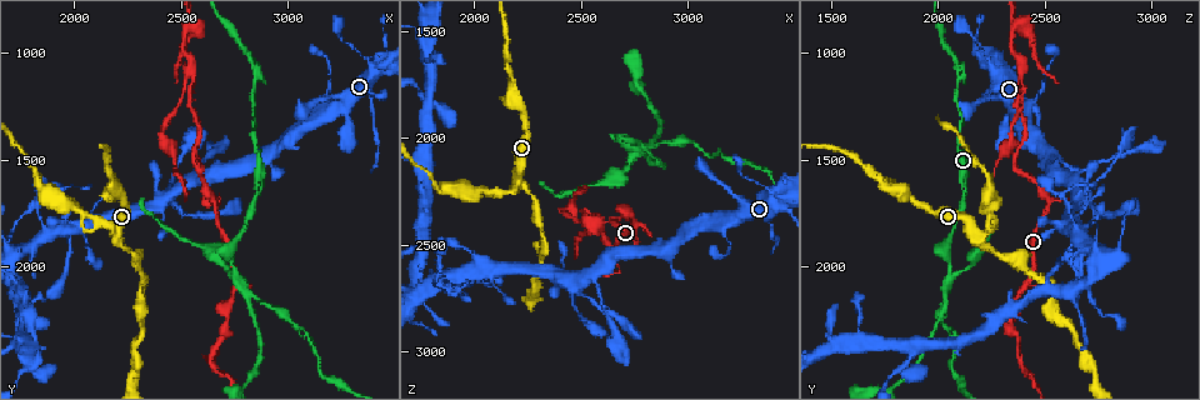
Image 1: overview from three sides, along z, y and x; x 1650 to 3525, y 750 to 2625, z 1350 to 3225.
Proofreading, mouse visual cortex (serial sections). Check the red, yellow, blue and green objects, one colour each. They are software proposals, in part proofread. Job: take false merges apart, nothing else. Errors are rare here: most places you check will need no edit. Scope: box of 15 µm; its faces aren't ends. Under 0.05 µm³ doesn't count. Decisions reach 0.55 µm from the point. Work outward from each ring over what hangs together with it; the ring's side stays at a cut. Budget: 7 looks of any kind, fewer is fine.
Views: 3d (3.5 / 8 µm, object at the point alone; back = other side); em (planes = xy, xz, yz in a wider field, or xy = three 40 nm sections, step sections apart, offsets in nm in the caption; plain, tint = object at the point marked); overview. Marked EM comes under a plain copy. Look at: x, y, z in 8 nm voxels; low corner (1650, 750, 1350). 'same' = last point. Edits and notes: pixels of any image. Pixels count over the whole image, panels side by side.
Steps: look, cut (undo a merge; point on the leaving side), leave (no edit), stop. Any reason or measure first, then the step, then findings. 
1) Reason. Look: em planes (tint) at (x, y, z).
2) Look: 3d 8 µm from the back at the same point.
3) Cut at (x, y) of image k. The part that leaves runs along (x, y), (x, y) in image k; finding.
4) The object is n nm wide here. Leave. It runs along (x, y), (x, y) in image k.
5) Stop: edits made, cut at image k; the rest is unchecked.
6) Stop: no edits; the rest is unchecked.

Branch point. Look: 3d 8 µm at (2640, 1690, 2530).

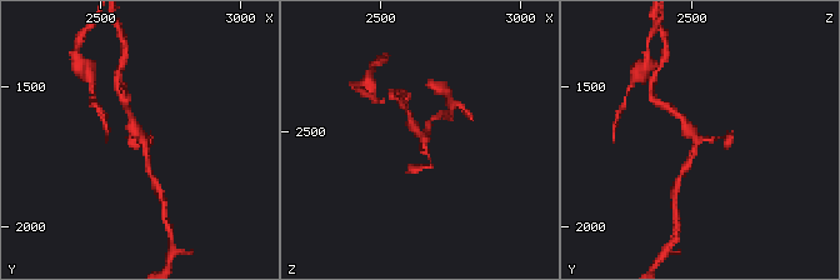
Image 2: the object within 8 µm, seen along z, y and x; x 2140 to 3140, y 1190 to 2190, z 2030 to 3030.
Look: 3d 3.5 µm from the back at (2650, 1690, 2520).

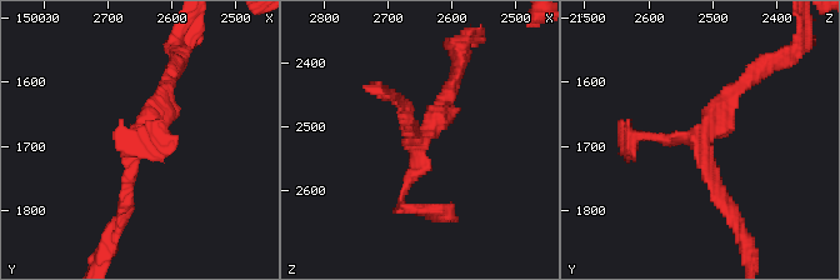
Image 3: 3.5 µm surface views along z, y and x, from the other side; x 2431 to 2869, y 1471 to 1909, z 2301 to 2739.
Look: em planes (tint) at (2645, 1690, 2520).

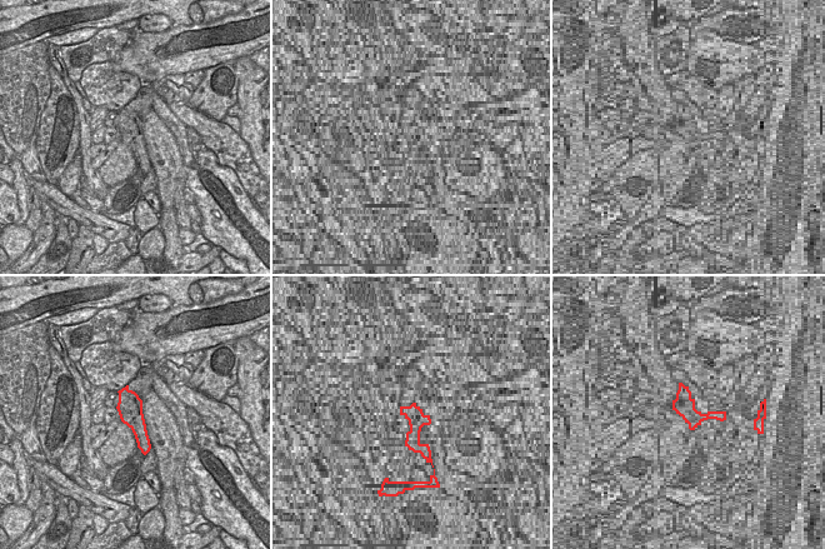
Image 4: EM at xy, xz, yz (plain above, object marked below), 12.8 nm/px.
The object is 320 nm wide here. Leave. It runs along (125, 211), (168, 78) in image 3; all the same cell.

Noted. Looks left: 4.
Sharp bend. Look: 3d 3.5 µm at (2560, 1500, 2350).

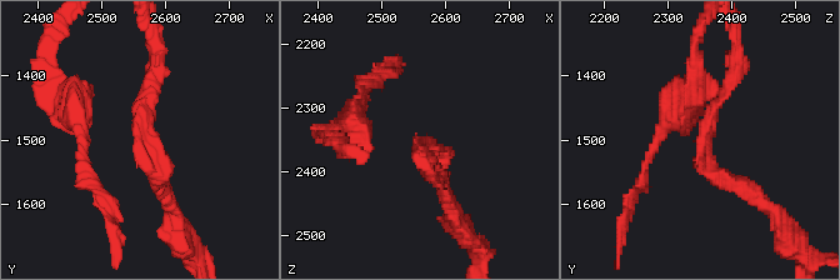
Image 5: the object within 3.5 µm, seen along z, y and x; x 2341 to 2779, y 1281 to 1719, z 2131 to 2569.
The arms are 200, 200 nm wide; now the EM. Look: em xy step 5 (tint) at (2560, 1490, 2355).

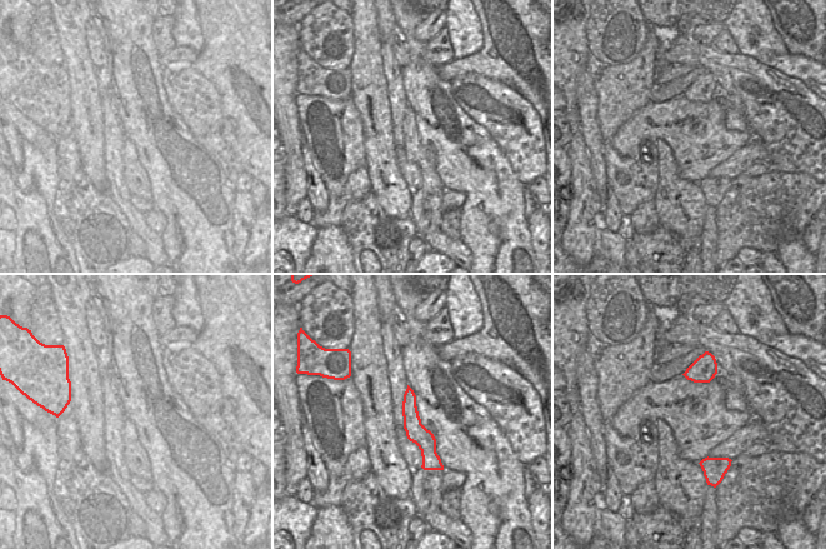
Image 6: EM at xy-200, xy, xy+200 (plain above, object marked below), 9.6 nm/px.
Leave. It runs along (409, 392), (411, 424), (432, 464) in image 6; one cell here.

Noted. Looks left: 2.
Four-way junction. Look: 3d 3.5 µm at (2760, 2060, 2060).

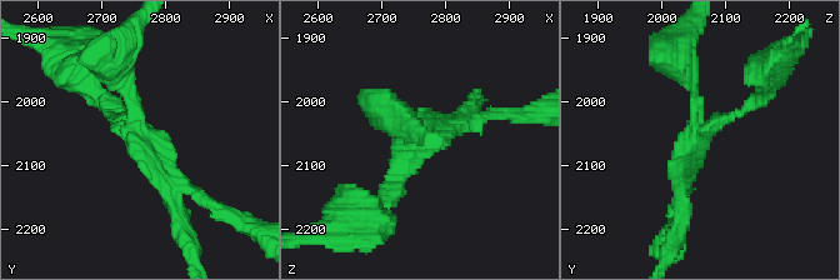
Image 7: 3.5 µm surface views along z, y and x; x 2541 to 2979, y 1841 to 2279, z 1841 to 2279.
4 arms meet here; the arms are 150, 200, 200, 250 nm wide; need the tissue. Look: em planes (tint) at (2755, 2050, 2060).

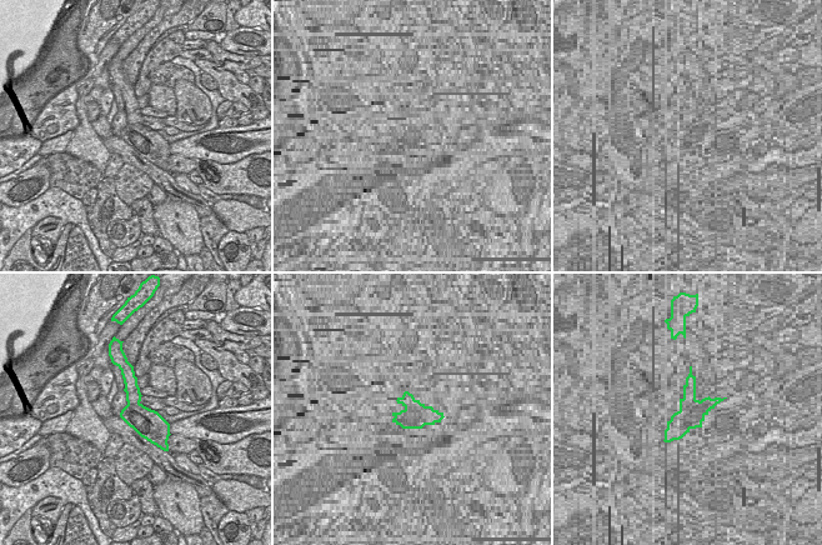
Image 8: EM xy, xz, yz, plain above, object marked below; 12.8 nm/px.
Cut at (394, 180) of image 7. Two cells meet here.

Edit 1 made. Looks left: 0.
Stop: edits made, cut at image 7; the rest is unchecked.

